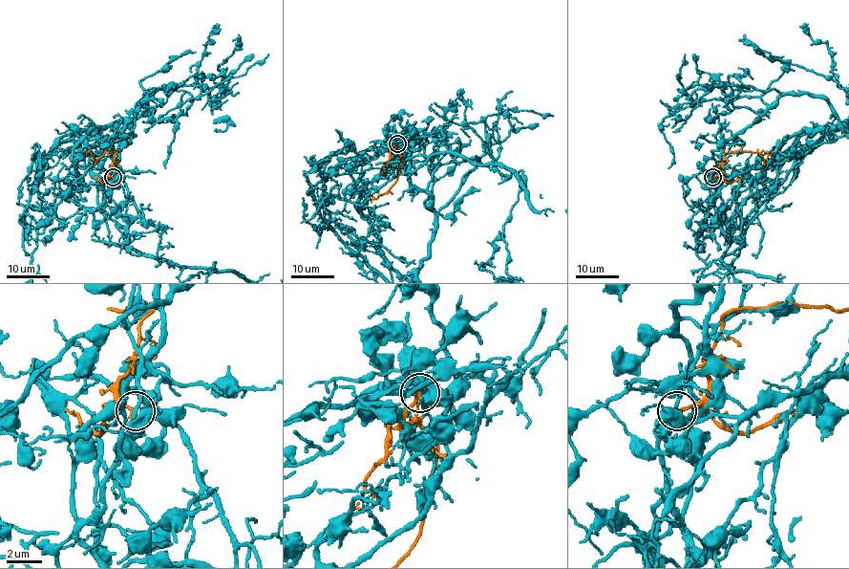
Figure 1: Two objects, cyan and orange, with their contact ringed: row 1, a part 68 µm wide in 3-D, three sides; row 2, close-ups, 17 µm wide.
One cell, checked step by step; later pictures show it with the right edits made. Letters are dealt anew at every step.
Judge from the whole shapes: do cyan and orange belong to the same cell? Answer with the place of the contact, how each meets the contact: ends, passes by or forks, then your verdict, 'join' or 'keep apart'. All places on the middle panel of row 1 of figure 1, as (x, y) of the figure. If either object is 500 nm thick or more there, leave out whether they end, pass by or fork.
(397, 143) | cyan passes by | orange ends | keep apart

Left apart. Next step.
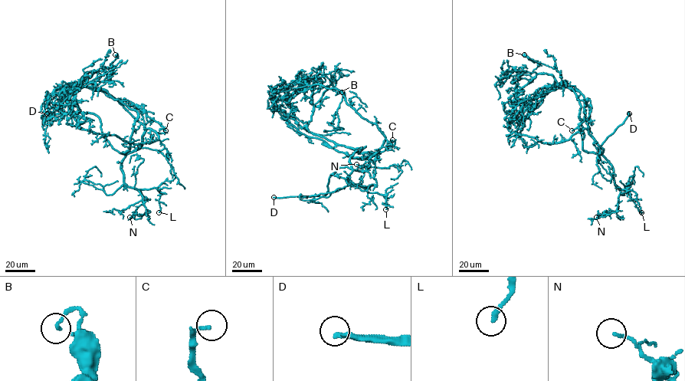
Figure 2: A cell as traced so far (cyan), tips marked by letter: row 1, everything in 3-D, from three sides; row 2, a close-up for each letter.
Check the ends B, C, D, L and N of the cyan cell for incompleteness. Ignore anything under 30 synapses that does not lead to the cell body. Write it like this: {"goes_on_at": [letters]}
{"goes_on_at": ["C", "D"]}

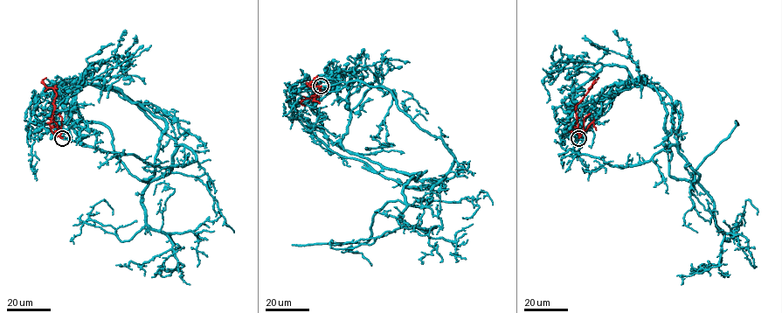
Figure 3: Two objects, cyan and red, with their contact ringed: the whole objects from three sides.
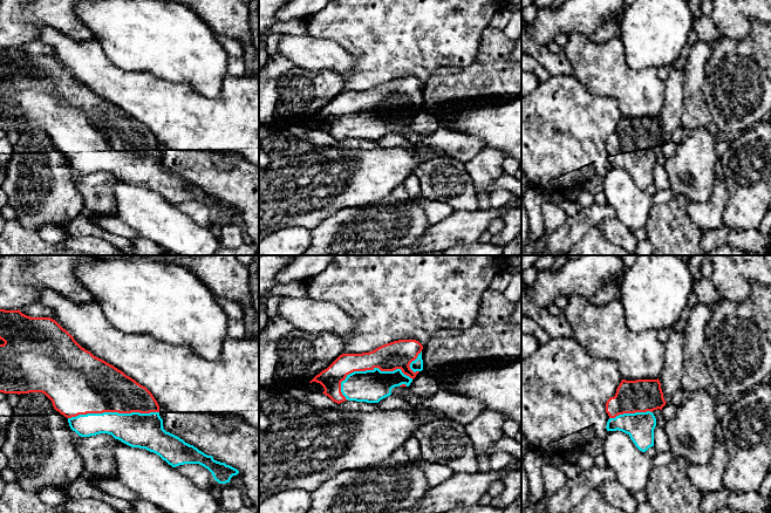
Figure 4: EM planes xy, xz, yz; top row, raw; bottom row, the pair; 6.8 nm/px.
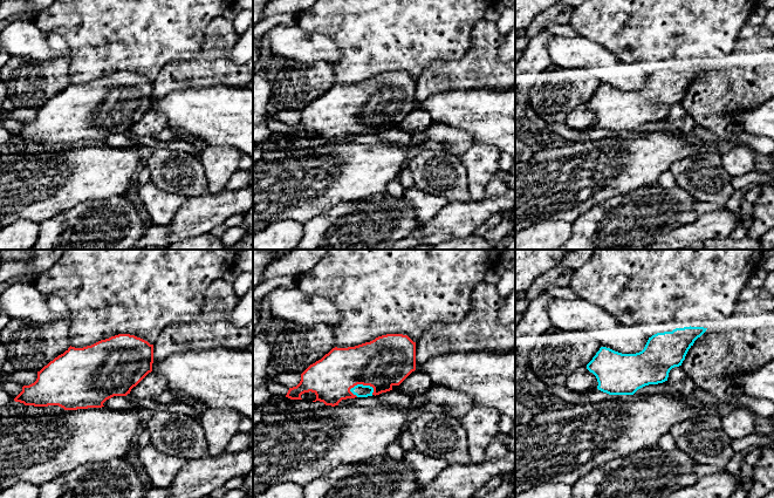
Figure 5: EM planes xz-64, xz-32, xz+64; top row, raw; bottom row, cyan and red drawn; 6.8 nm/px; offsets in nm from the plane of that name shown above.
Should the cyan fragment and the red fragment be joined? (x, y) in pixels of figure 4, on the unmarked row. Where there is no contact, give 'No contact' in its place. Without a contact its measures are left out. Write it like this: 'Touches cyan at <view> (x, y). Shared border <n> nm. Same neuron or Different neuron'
Touches cyan at xz (372, 108). Shared border 500 nm. Same neuron

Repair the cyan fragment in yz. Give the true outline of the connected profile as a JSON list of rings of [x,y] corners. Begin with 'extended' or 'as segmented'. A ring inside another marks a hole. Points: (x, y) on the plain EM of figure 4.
extended; [[[622,117],[614,135],[606,141],[609,153],[607,169],[627,171],[635,184],[646,190],[654,184],[656,156],[654,148],[666,143],[661,121],[657,117]]]

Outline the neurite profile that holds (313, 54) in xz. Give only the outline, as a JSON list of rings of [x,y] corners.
[[[281,34],[278,50],[295,67],[308,71],[333,70],[344,75],[354,59],[343,48],[325,37]]]

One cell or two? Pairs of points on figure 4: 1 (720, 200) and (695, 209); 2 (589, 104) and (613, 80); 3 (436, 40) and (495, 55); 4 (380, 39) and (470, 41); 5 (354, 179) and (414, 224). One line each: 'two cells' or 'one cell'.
1: one cell
2: two cells
3: two cells
4: one cell
5: two cells

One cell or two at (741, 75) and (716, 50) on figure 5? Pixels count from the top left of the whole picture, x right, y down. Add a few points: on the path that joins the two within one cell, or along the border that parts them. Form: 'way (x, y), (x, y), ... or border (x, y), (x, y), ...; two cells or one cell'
border (738, 34), (734, 48), (716, 63); two cells

